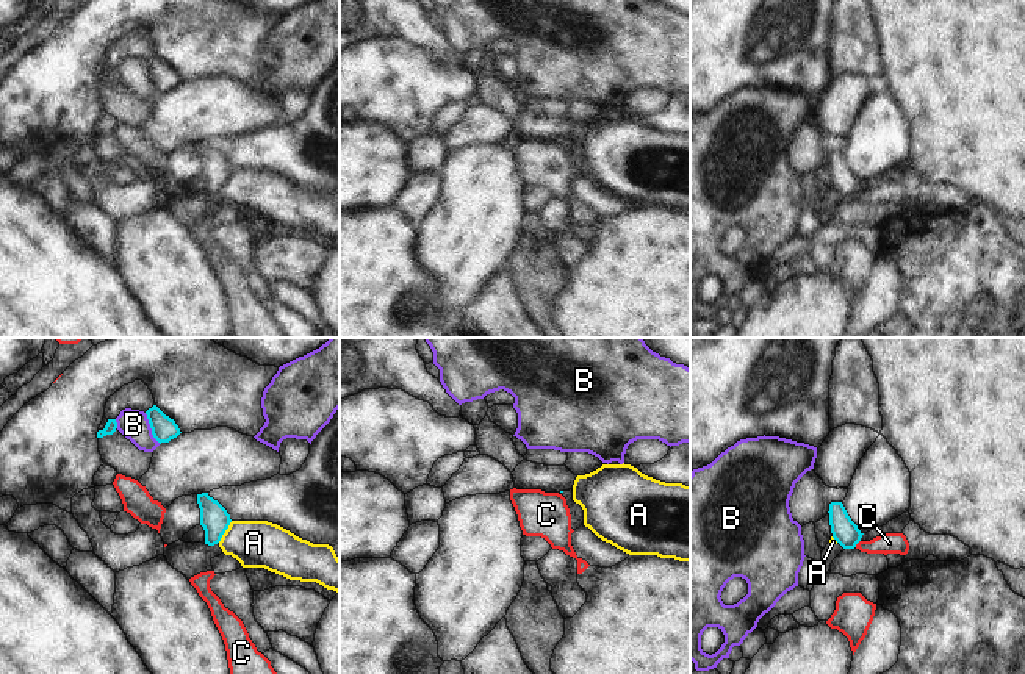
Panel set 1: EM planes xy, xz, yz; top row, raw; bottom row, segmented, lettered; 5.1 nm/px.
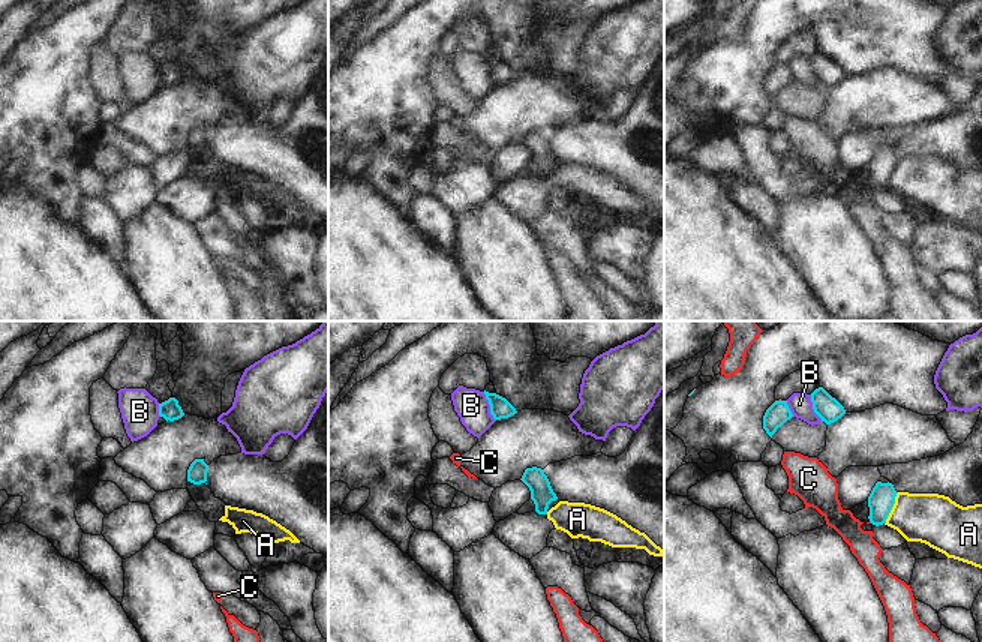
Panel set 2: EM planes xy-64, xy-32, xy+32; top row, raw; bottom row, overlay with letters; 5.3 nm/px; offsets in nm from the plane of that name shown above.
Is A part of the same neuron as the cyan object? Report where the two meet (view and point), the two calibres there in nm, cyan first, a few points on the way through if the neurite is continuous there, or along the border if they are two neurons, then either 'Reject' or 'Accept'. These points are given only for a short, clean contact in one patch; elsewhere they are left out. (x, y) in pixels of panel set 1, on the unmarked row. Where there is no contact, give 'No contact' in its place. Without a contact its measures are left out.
Touches cyan at xy (224, 182). Thickness 150 nm (cyan) against 240 nm. Boundary: xy (232, 171), (218, 191). Reject.

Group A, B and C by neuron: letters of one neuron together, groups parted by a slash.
A / B / C

